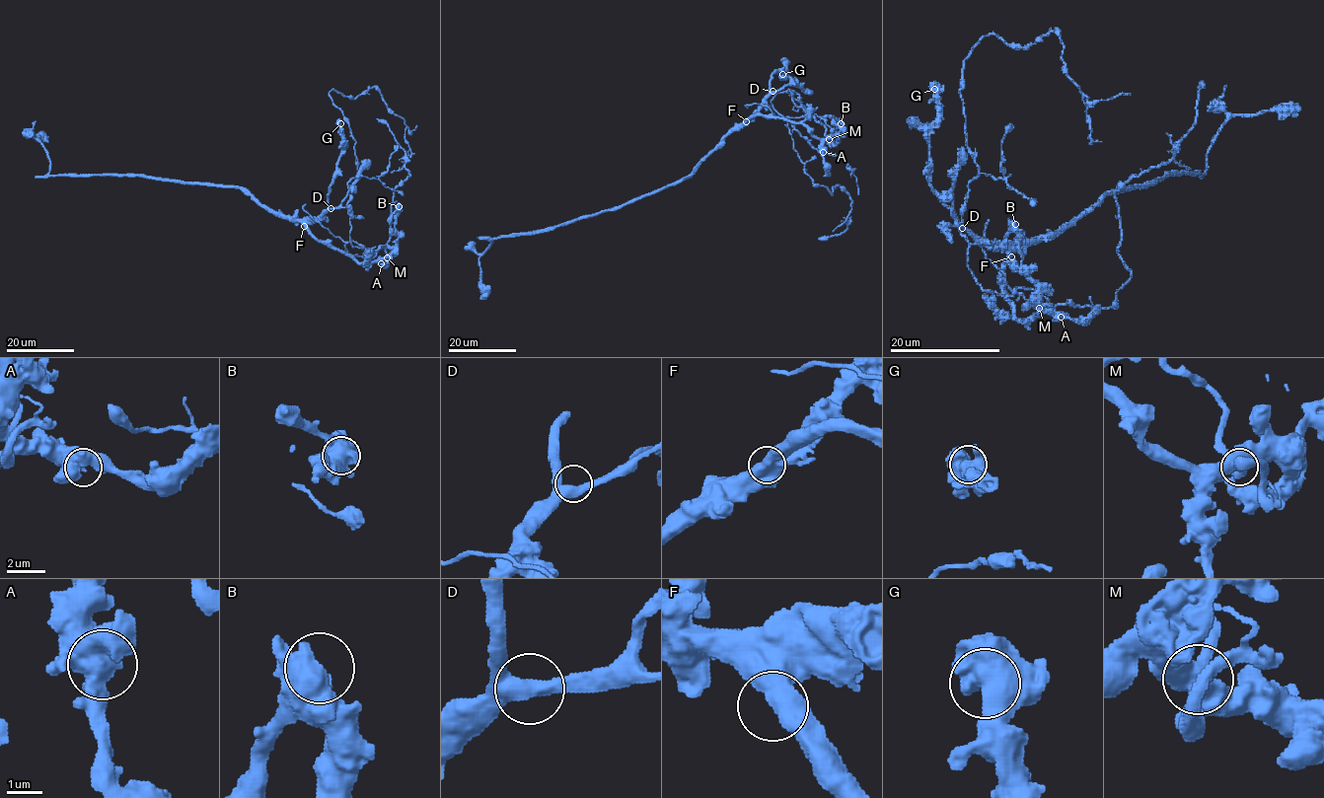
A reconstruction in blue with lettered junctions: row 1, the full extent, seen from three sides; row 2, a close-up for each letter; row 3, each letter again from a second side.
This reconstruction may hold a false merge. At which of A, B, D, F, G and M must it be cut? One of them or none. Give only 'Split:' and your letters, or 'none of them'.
Split: M

